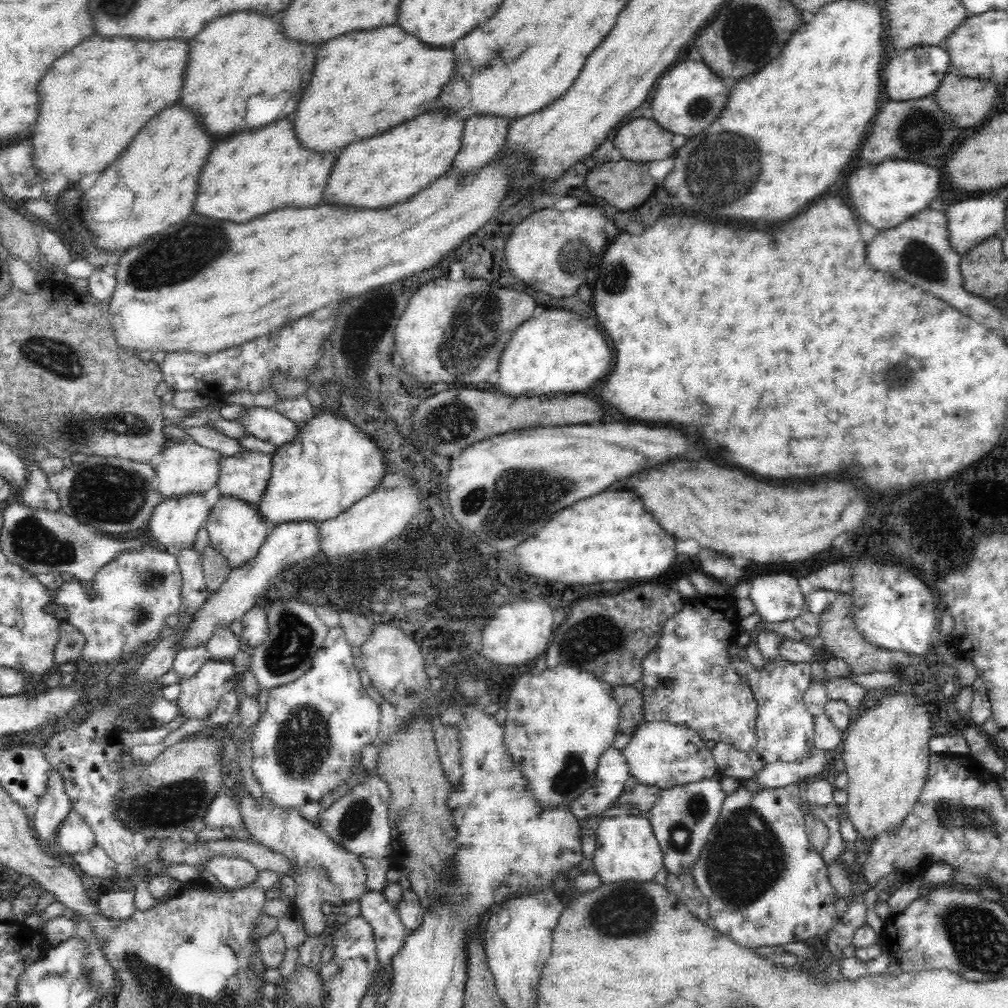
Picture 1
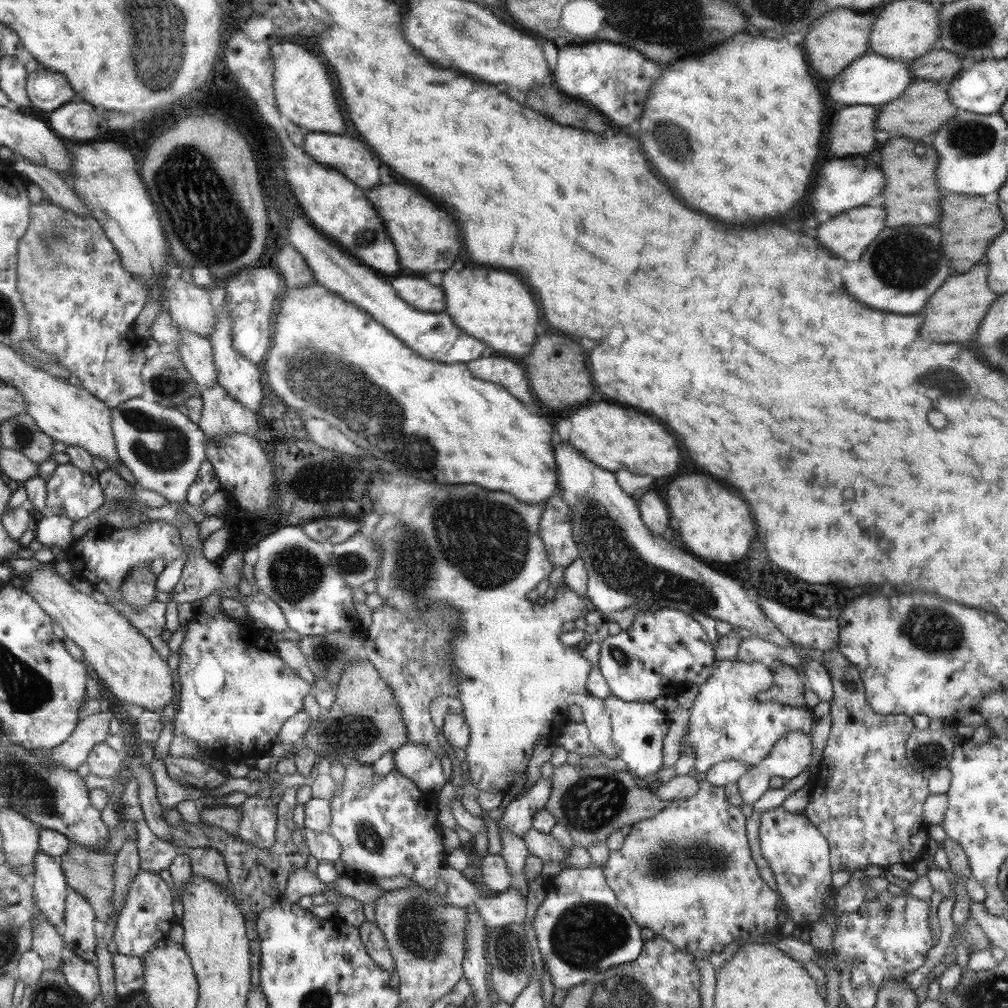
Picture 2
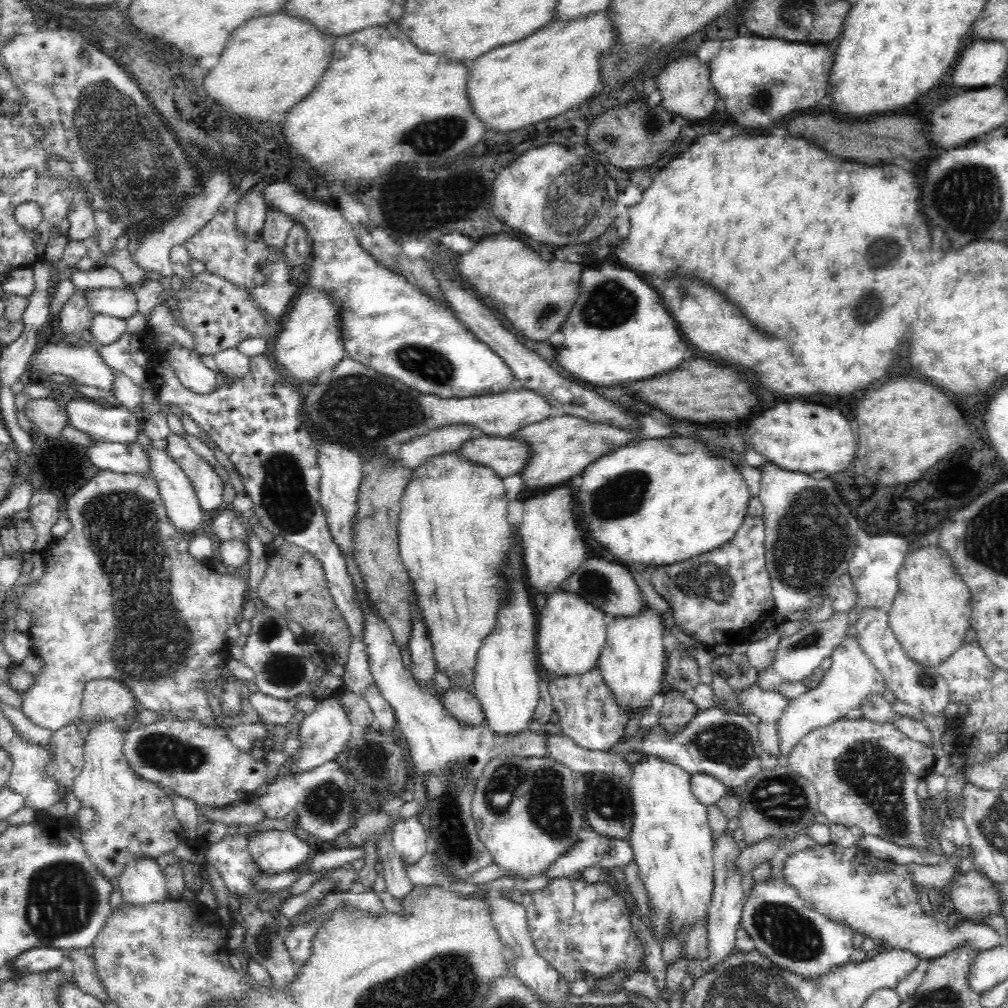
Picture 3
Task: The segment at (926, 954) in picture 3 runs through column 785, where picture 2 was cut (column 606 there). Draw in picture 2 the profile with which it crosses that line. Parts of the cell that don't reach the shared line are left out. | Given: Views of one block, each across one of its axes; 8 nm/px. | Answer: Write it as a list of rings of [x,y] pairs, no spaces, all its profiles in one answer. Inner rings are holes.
[[[700,777],[696,792],[690,798],[669,801],[668,803],[669,805],[655,816],[632,824],[629,833],[624,836],[622,848],[610,852],[607,861],[599,867],[603,871],[603,875],[605,875],[607,885],[609,885],[611,891],[615,891],[615,896],[618,897],[619,903],[625,905],[639,928],[649,928],[655,935],[670,941],[672,945],[683,949],[683,952],[691,954],[694,958],[709,958],[712,953],[712,944],[726,945],[731,944],[731,942],[739,942],[739,940],[759,943],[761,941],[759,936],[764,936],[777,927],[777,914],[779,914],[781,908],[779,907],[779,895],[775,894],[765,881],[759,877],[755,862],[749,856],[749,846],[747,846],[747,838],[745,838],[745,818],[743,818],[741,810],[739,810],[739,807],[729,803],[723,787],[708,784]]]

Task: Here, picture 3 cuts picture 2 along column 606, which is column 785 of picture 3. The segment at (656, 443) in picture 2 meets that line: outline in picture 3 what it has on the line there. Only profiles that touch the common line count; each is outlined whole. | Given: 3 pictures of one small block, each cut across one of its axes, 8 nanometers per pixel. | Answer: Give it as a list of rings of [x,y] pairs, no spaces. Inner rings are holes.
[[[806,402],[778,404],[776,408],[750,418],[748,428],[752,434],[752,448],[768,460],[774,460],[774,465],[790,468],[790,472],[840,472],[850,466],[858,448],[852,424],[840,410]]]

